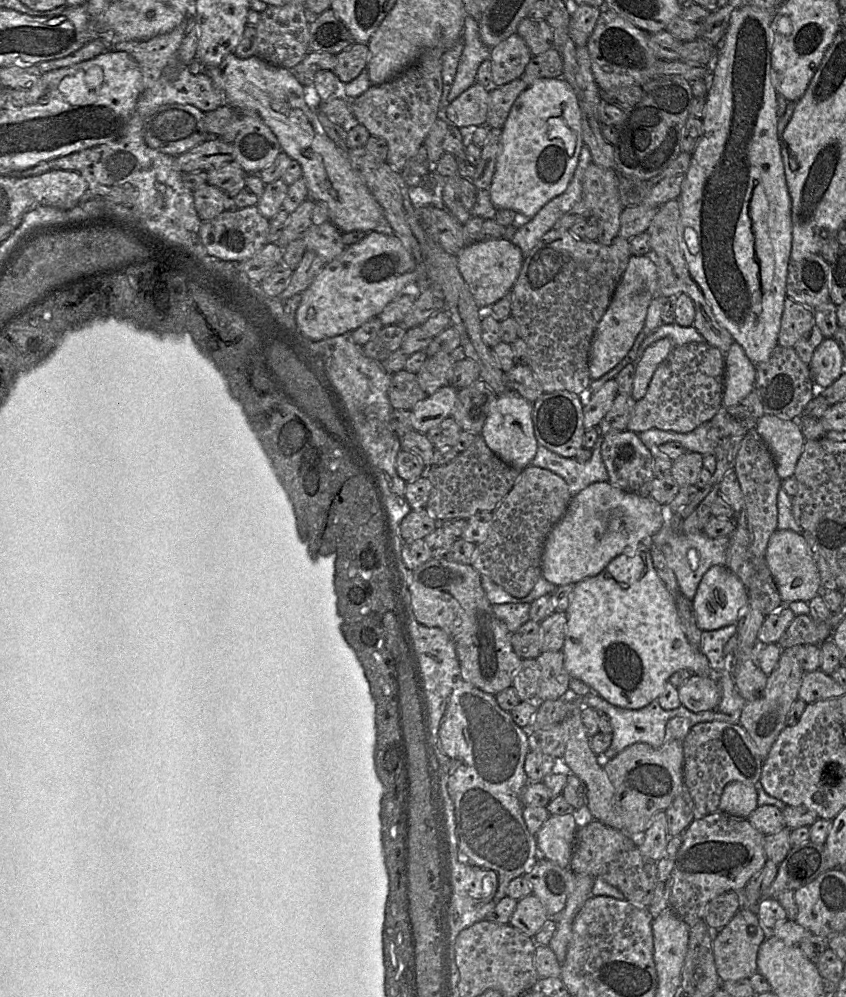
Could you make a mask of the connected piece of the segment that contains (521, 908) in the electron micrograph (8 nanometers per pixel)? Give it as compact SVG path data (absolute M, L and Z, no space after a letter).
M530 894L517 901L509 924L533 938L548 919L543 904L535 895Z

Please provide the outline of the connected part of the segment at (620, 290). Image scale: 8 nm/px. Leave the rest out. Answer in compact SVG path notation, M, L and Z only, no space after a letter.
M632 255L592 339L589 359L589 373L592 380L604 376L627 355L636 337L644 329L648 307L656 295L656 265L649 256Z

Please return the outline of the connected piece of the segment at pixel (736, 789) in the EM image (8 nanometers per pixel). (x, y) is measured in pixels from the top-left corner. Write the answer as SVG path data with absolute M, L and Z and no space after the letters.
M739 781L728 783L720 797L718 811L738 818L746 818L758 807L755 786Z

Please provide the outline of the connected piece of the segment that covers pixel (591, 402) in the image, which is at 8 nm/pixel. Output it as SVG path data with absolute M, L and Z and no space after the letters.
M611 379L597 392L591 394L588 391L586 395L580 396L583 405L583 425L586 431L599 426L617 394L617 382L615 379Z

